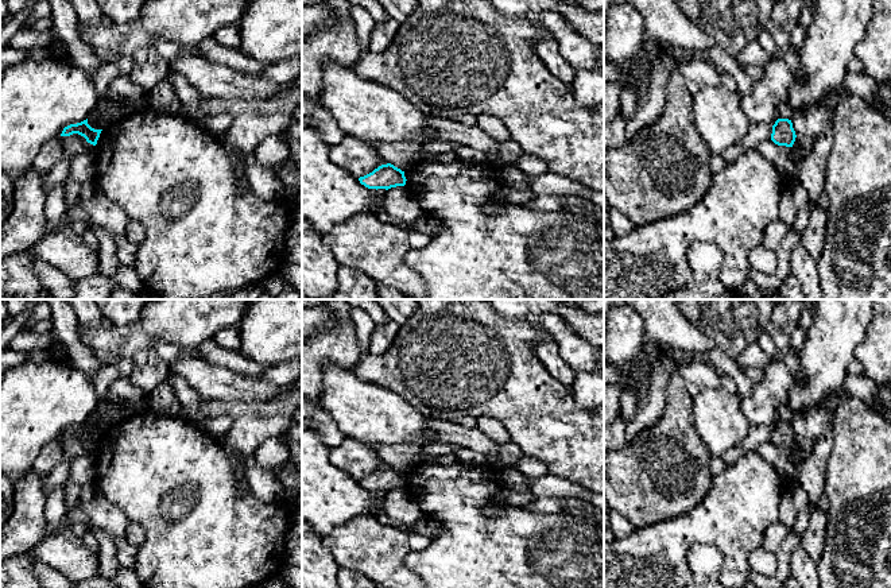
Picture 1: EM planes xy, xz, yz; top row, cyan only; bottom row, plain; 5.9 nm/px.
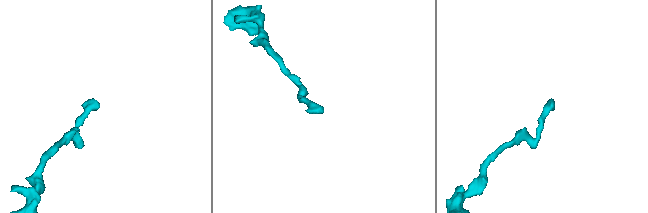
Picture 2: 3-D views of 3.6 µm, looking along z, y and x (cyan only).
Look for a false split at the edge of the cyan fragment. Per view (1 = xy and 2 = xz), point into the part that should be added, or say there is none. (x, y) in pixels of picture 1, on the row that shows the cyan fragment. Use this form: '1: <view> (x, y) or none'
1: none
2: none

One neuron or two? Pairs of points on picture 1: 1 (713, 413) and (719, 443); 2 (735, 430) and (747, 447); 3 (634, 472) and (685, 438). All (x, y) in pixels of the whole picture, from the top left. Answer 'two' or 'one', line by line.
1: one
2: two
3: one

